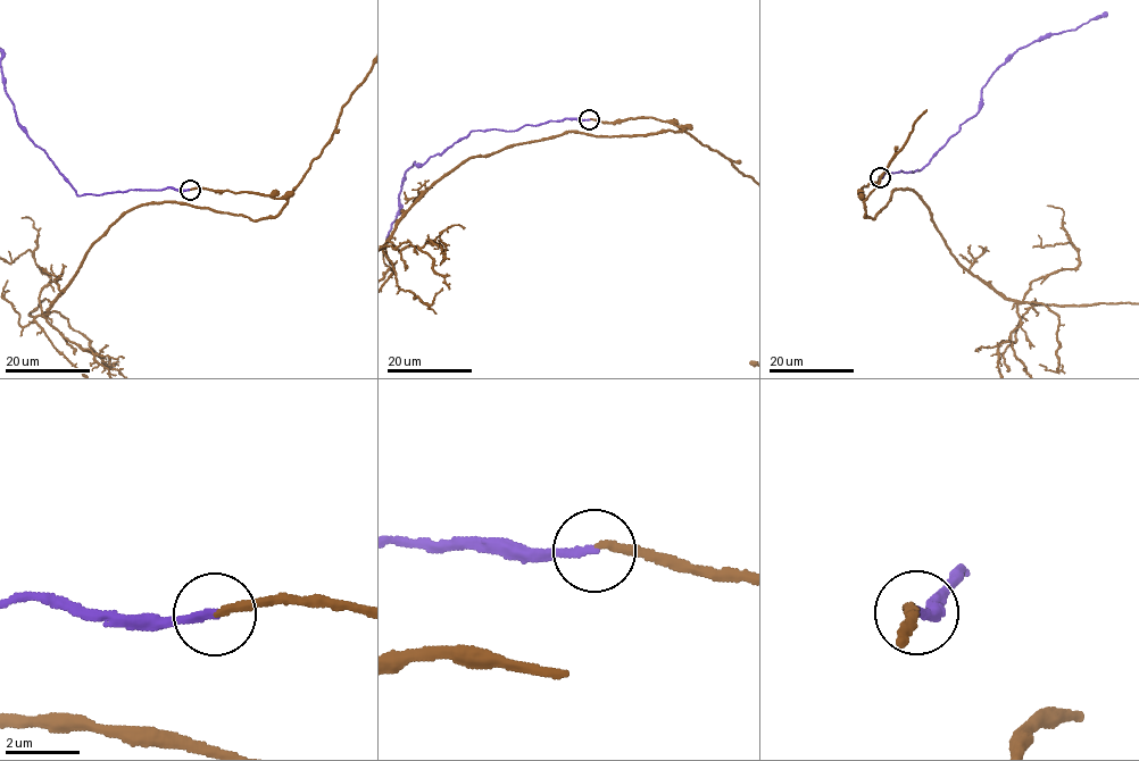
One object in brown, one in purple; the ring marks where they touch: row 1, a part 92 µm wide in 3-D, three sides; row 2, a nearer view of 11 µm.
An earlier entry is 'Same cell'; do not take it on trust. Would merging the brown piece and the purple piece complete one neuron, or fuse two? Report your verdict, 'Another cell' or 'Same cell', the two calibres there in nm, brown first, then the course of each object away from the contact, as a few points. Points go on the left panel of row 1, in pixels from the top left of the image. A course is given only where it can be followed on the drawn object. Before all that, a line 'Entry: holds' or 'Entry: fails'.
Entry: fails
Another cell. Thickness 200 nm (brown) against 200 nm. Course of purple: (190, 190), (165, 187), (77, 194), (18, 124), (5, 90), (2, 53)

